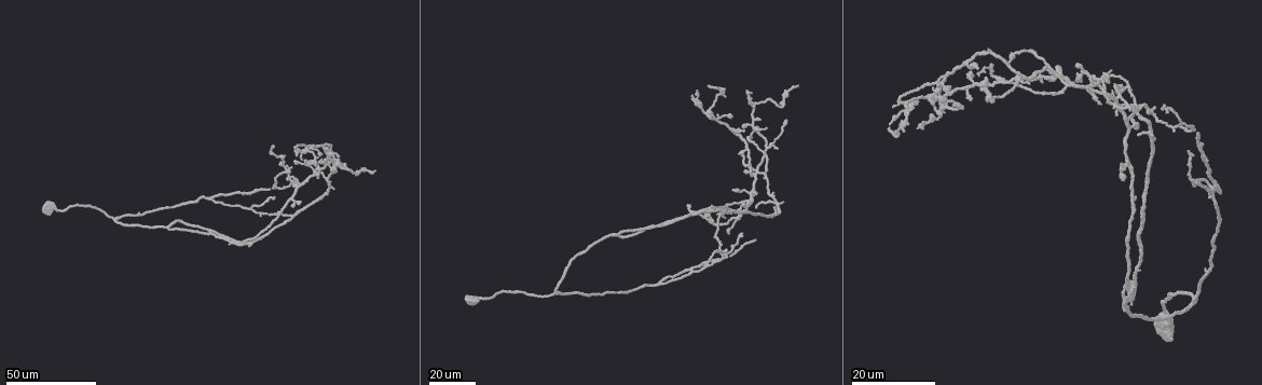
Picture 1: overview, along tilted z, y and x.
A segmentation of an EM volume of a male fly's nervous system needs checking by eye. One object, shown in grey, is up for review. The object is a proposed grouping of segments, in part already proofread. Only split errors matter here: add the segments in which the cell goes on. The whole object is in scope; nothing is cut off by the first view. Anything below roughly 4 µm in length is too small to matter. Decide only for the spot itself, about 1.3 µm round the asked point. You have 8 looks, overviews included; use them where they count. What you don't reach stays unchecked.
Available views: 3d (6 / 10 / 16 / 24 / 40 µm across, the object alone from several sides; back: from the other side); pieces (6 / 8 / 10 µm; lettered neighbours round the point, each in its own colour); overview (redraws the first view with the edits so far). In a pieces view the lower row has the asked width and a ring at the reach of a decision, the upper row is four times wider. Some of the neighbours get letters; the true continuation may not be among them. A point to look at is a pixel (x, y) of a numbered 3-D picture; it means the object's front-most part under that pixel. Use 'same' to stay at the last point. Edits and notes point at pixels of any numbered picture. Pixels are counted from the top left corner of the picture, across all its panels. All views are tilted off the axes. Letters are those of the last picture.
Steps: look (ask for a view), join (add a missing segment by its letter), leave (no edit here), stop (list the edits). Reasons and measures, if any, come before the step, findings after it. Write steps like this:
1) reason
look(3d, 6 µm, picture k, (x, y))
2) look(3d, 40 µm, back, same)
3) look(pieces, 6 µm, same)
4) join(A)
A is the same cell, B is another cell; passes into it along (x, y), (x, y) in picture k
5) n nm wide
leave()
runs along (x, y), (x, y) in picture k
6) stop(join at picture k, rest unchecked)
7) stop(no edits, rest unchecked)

branch stops here
look(3d, 24 µm, picture 1, (1140, 135))

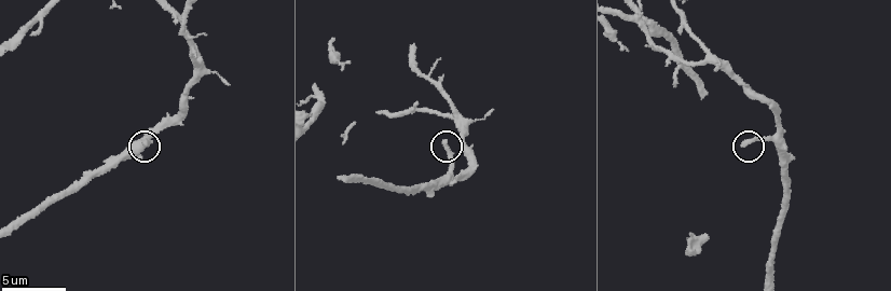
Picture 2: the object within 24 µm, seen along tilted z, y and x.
look(pieces, 6 µm, picture 2, (743, 145))

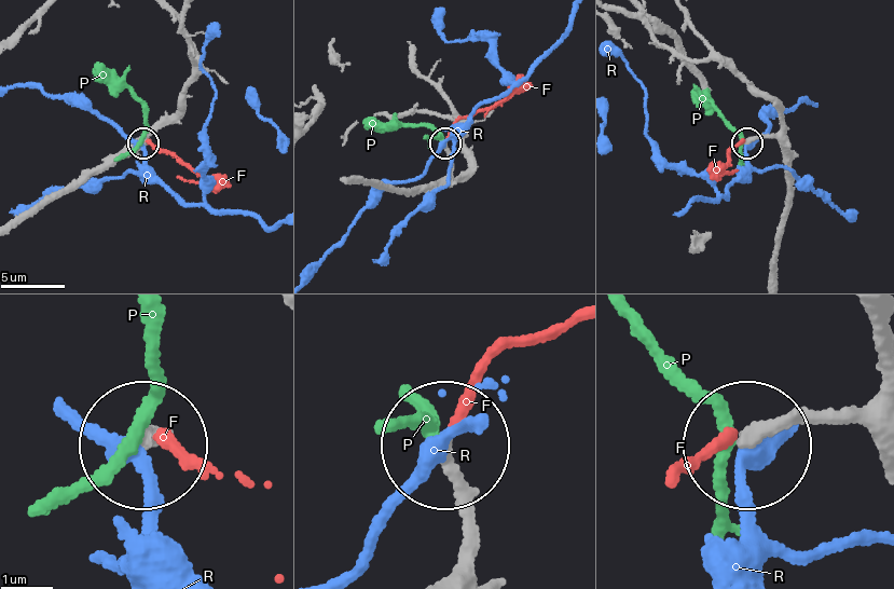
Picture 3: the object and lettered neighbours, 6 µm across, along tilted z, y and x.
230 nm wide
leave()
F, P and R are other cells; runs along (875, 434), (854, 415), (806, 411), (754, 446) in picture 3; none of them fits

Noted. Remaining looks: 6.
an open end
look(3d, 24 µm, picture 1, (323, 158))

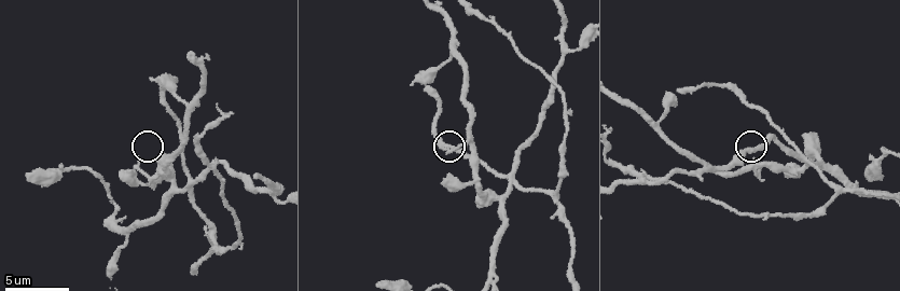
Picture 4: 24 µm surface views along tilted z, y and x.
look(pieces, 6 µm, picture 4, (446, 149))

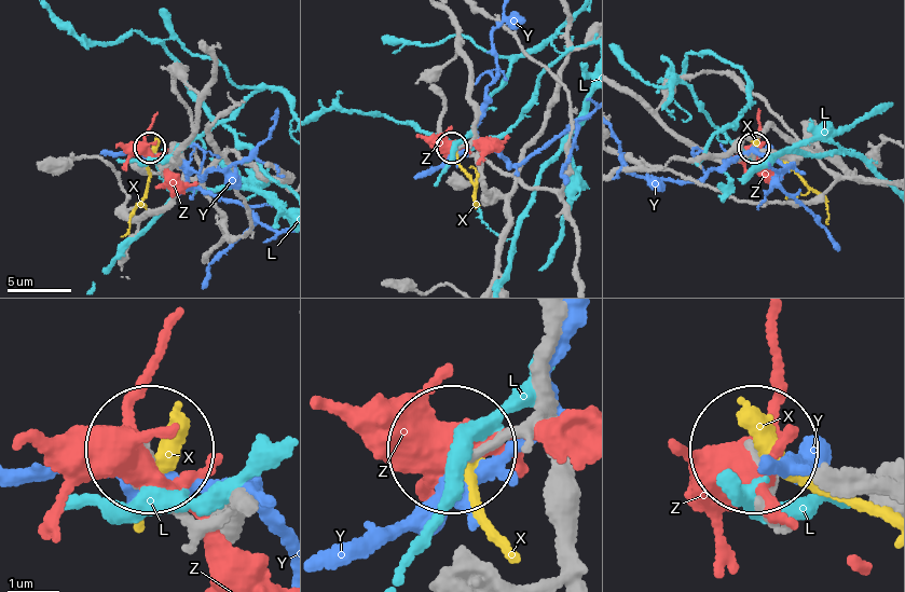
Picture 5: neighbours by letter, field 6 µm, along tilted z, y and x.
leave()
L, X, Y and Z are other cells; no lettered segment goes on from it

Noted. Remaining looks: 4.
tapers out
look(pieces, 8 µm, picture 2, (343, 140))

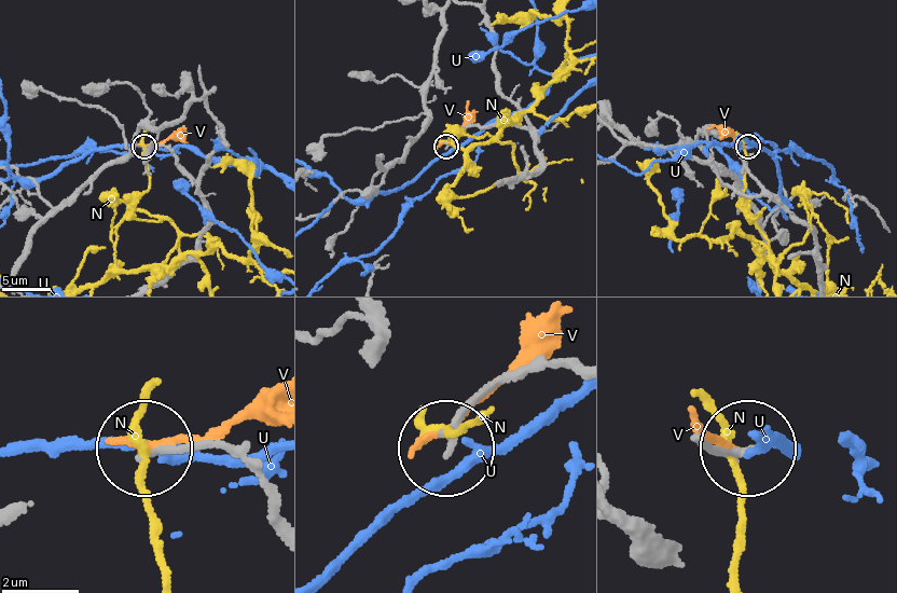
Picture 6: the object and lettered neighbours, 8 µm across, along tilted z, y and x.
leave()
N, U and V are other cells; runs along (277, 509), (229, 455), (151, 446) in picture 6; no lettered segment goes on from it

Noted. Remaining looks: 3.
branch stops here
look(3d, 24 µm, picture 1, (757, 118))

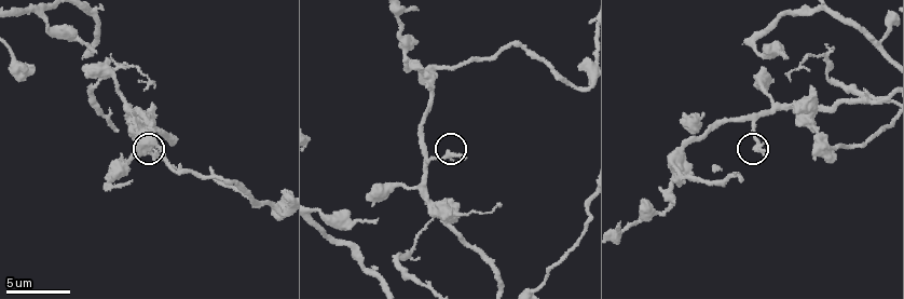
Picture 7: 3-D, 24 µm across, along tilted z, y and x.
look(pieces, 8 µm, picture 7, (156, 158))

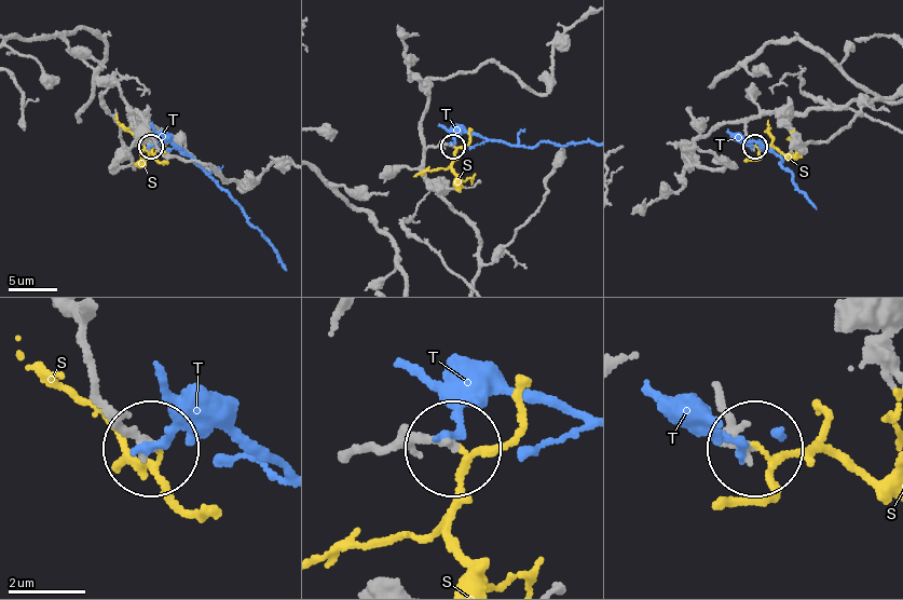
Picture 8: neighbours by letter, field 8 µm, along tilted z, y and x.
leave()
S and T are other cells; runs along (345, 460), (450, 446) in picture 8; no lettered segment goes on from it

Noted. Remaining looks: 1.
stop(no edits, rest unchecked)

